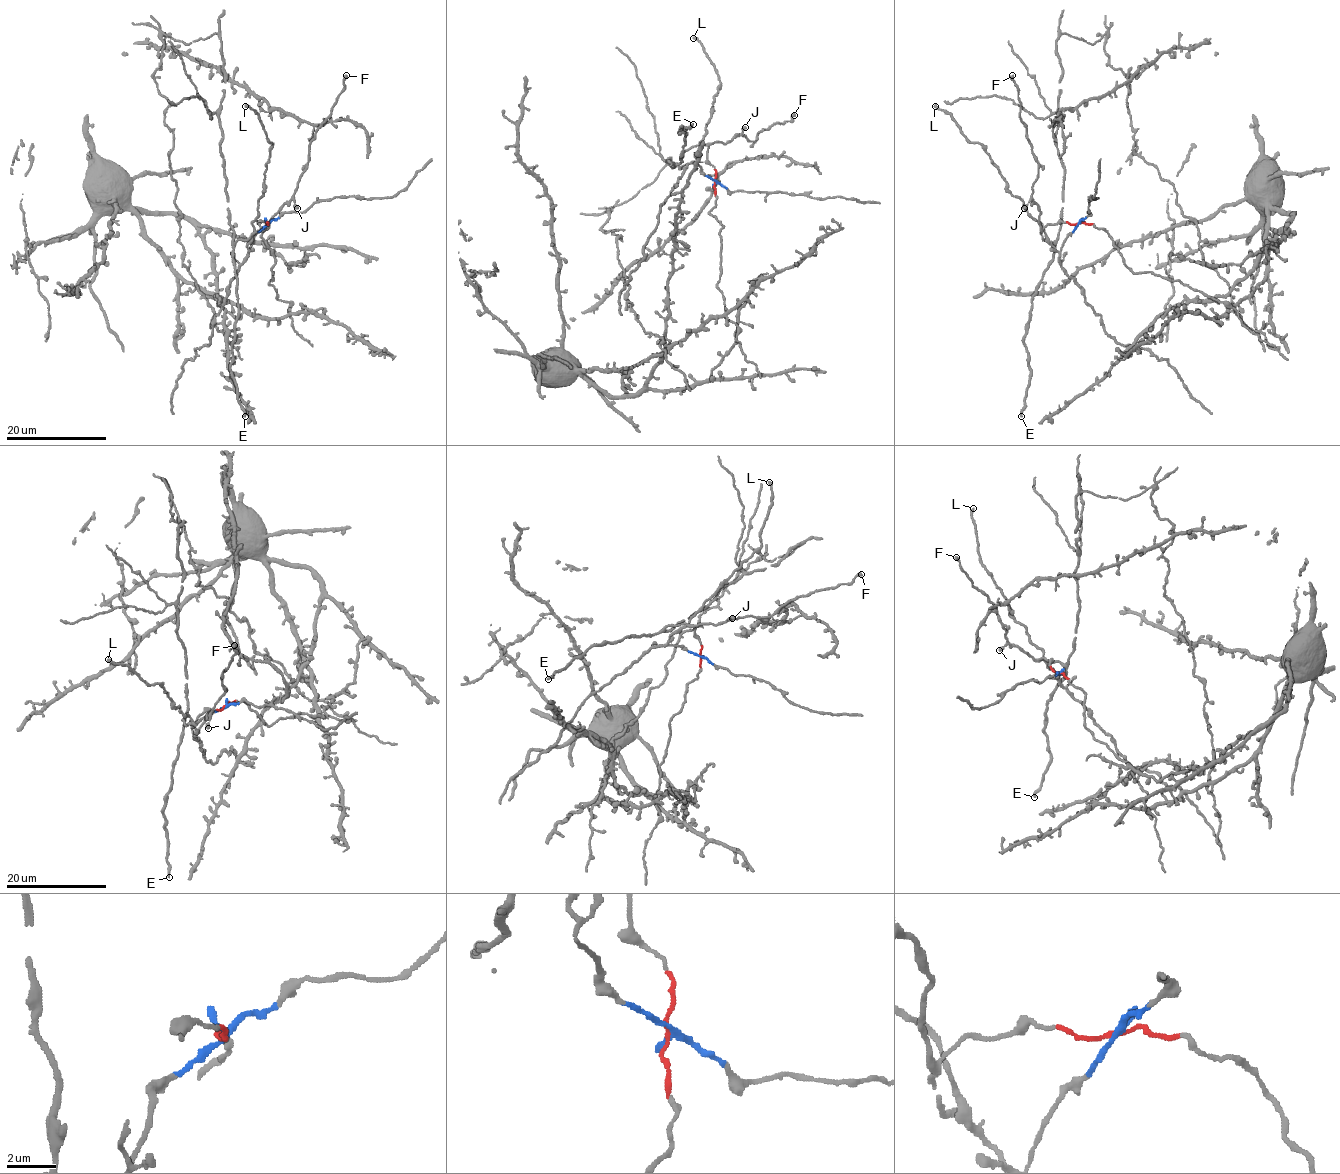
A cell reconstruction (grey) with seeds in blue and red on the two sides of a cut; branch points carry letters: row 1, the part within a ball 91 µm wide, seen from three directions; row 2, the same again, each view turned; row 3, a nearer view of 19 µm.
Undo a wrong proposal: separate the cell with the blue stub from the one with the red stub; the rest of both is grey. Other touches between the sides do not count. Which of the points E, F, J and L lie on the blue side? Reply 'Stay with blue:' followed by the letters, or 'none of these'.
Stay with blue: L

